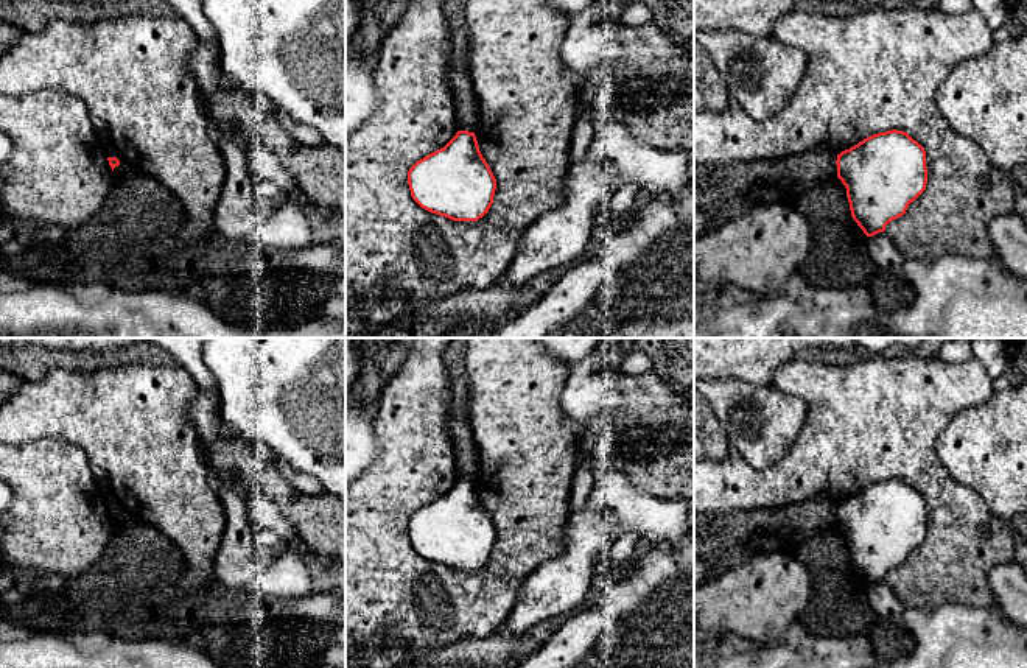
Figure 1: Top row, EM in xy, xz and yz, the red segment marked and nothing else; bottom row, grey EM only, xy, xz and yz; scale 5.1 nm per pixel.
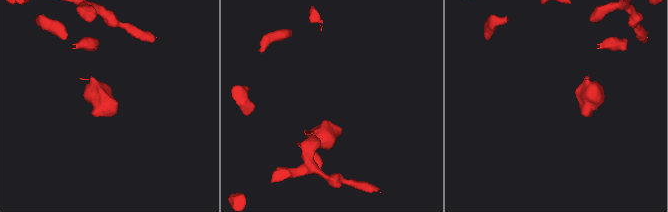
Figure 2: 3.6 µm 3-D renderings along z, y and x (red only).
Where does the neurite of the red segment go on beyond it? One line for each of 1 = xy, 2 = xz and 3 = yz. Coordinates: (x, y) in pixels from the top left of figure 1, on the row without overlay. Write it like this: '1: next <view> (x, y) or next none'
1: next none
2: next none
3: next none

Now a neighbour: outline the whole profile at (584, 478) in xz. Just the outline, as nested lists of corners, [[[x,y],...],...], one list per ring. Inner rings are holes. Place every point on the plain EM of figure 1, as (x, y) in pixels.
[[[579,462],[574,472],[570,505],[573,511],[580,511],[587,506],[594,489],[594,469],[593,462]]]

